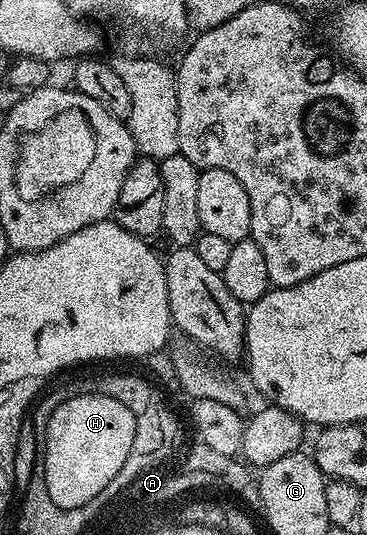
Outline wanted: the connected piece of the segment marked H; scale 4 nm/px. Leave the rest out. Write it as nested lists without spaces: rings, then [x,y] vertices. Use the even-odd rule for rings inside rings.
[[[95,390],[57,403],[52,417],[46,421],[42,474],[56,505],[63,508],[81,506],[106,489],[104,484],[119,468],[131,444],[133,422],[129,413],[130,409],[122,406],[122,402],[114,402],[114,398],[106,398]]]

